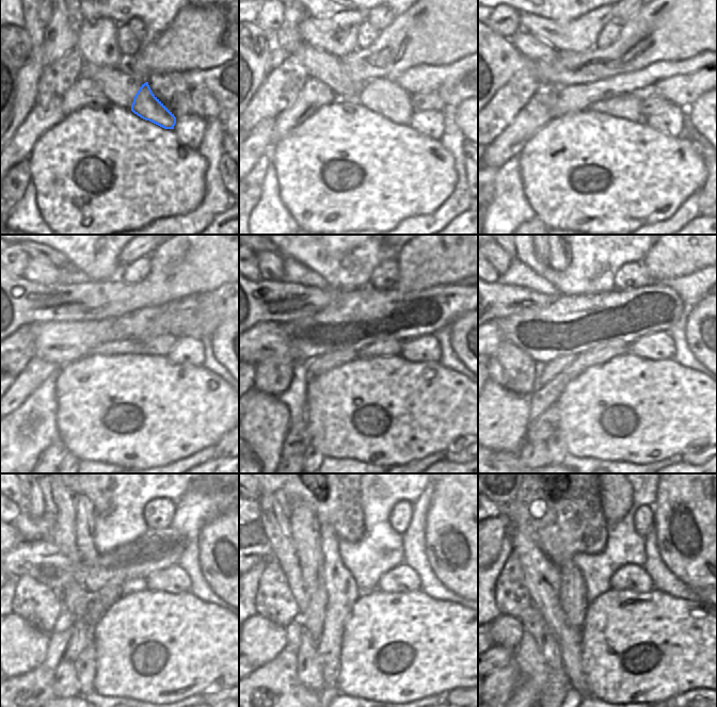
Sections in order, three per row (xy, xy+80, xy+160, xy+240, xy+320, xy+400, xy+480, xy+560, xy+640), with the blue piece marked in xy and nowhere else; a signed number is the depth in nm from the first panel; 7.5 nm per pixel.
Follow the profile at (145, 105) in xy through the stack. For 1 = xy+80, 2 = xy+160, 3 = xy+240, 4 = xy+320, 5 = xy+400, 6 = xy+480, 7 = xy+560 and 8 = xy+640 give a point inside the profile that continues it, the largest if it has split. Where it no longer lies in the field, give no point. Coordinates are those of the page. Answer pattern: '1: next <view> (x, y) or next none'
1: next xy+80 (381, 95)
2: next xy+160 (627, 107)
3: next xy+240 (117, 347)
4: next xy+320 (325, 362)
5: next xy+400 (553, 368)
6: next xy+480 (63, 622)
7: next xy+560 (293, 630)
8: next xy+640 (542, 689)

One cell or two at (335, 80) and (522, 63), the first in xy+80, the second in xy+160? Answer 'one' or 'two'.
two

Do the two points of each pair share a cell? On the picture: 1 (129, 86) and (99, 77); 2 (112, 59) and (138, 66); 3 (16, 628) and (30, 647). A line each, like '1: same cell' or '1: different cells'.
1: same cell
2: different cells
3: same cell

